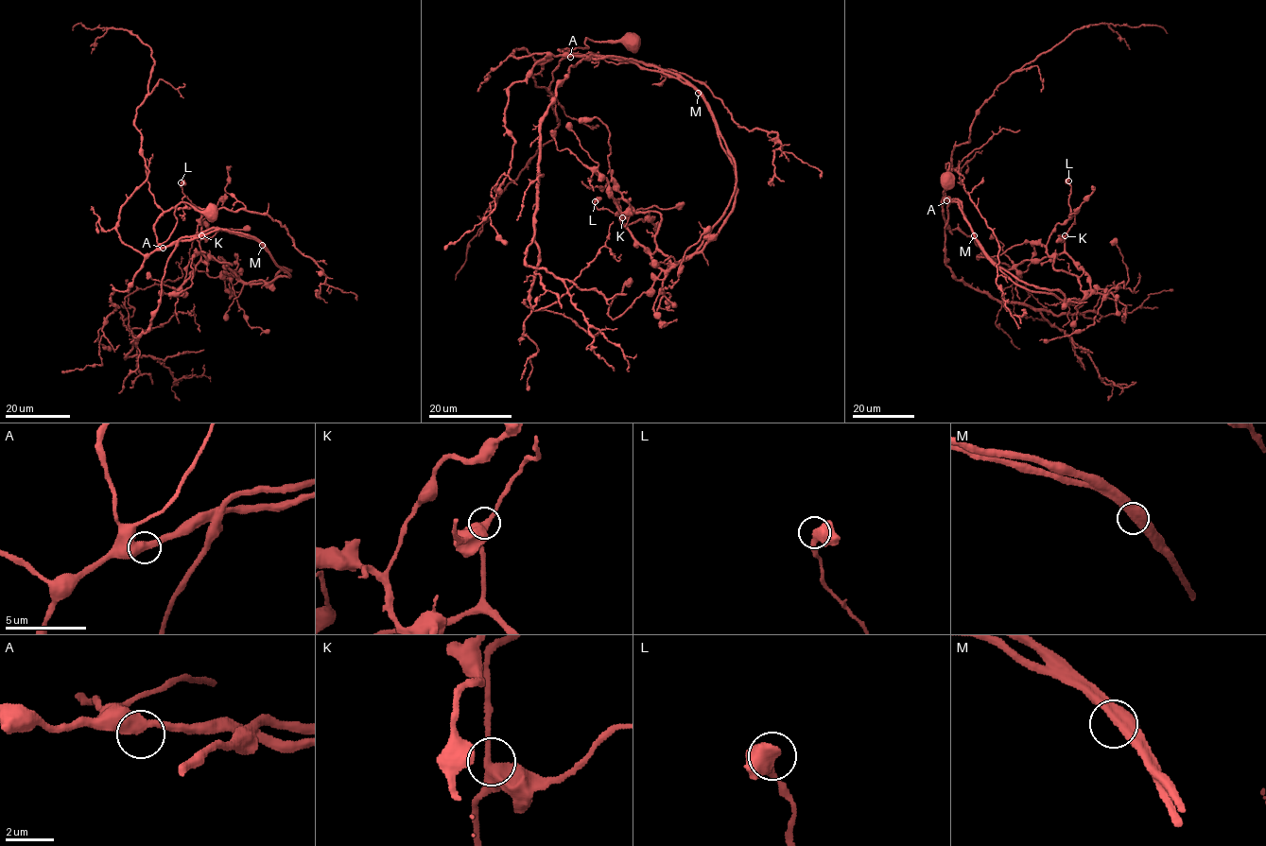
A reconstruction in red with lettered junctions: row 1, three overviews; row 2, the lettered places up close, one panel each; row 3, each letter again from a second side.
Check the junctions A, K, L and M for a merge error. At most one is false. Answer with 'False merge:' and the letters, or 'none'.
False merge: M

